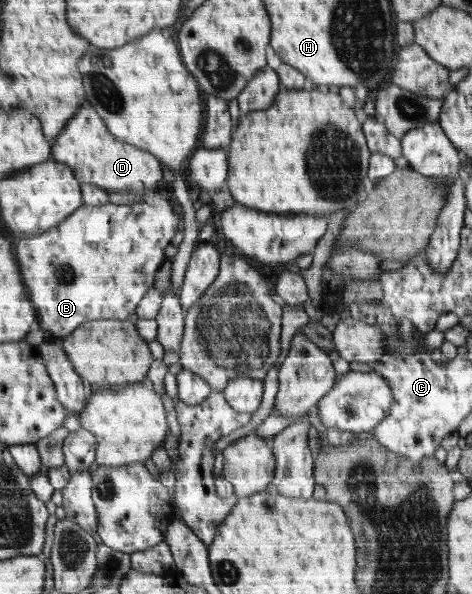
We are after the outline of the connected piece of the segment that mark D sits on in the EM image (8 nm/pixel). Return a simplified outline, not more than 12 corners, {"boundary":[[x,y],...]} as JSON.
{"boundary":[[88,101],[51,144],[108,192],[148,194],[162,161],[117,138]]}

